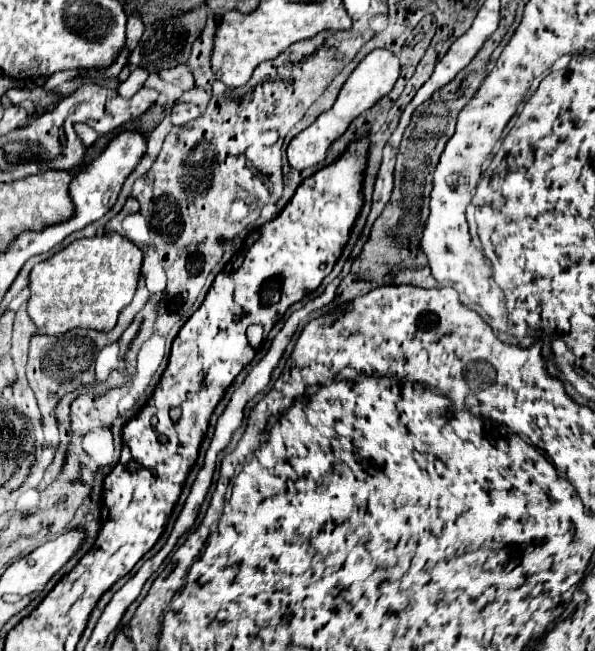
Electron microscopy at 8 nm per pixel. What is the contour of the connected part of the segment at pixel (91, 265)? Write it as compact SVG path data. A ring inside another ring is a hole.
M119 234L75 240L61 252L33 266L29 274L29 290L31 290L31 298L27 306L29 318L35 322L39 334L65 334L73 328L91 328L99 332L109 332L113 330L119 312L133 300L141 276L141 262L143 262L143 252L133 242L121 238Z

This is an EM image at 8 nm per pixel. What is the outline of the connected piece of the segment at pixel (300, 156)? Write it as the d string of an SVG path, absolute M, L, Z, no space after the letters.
M373 50L371 54L367 54L363 58L363 62L351 72L351 76L347 78L347 82L343 84L339 96L337 96L337 102L333 104L331 110L323 112L309 128L305 128L303 132L299 132L287 146L287 160L291 164L291 168L297 168L297 170L305 170L305 168L311 168L311 166L317 166L325 160L325 154L327 154L327 148L331 146L331 142L335 138L339 138L347 128L349 124L365 110L369 110L381 96L389 94L393 84L397 82L399 78L399 60L389 52L389 50Z

